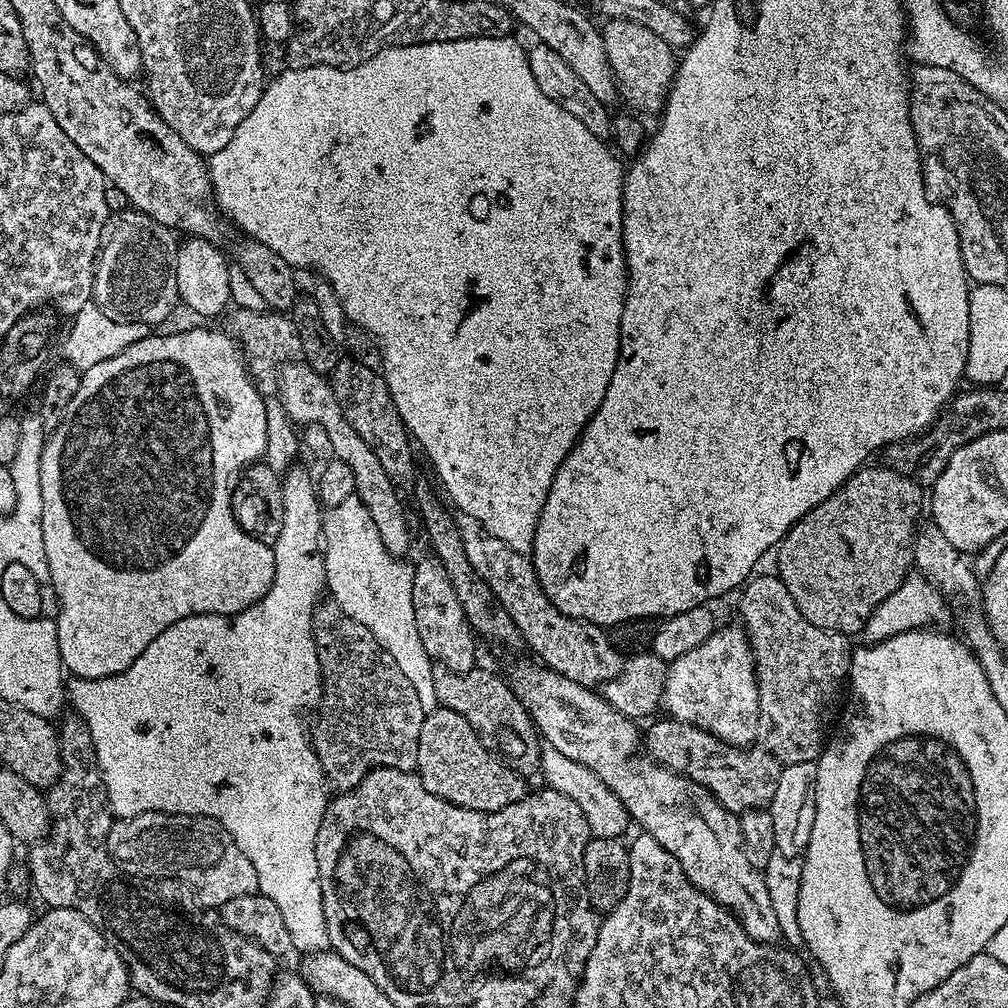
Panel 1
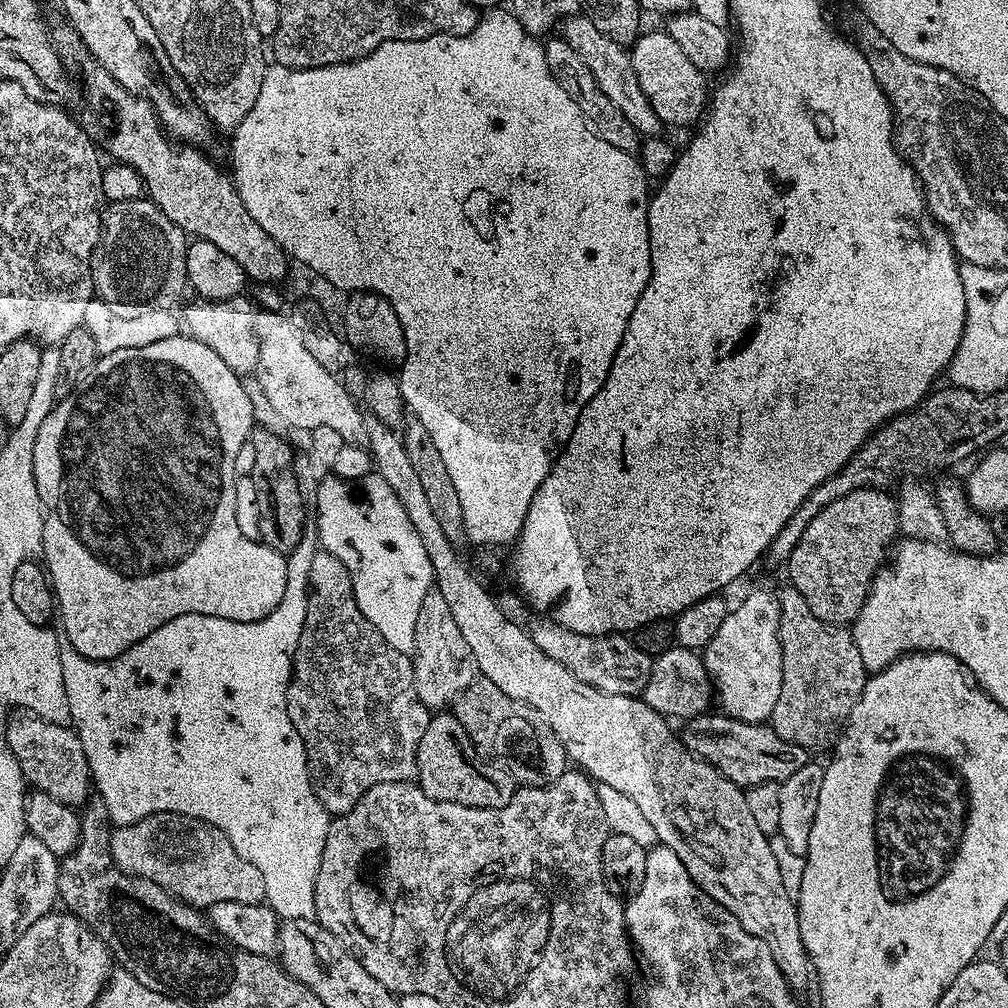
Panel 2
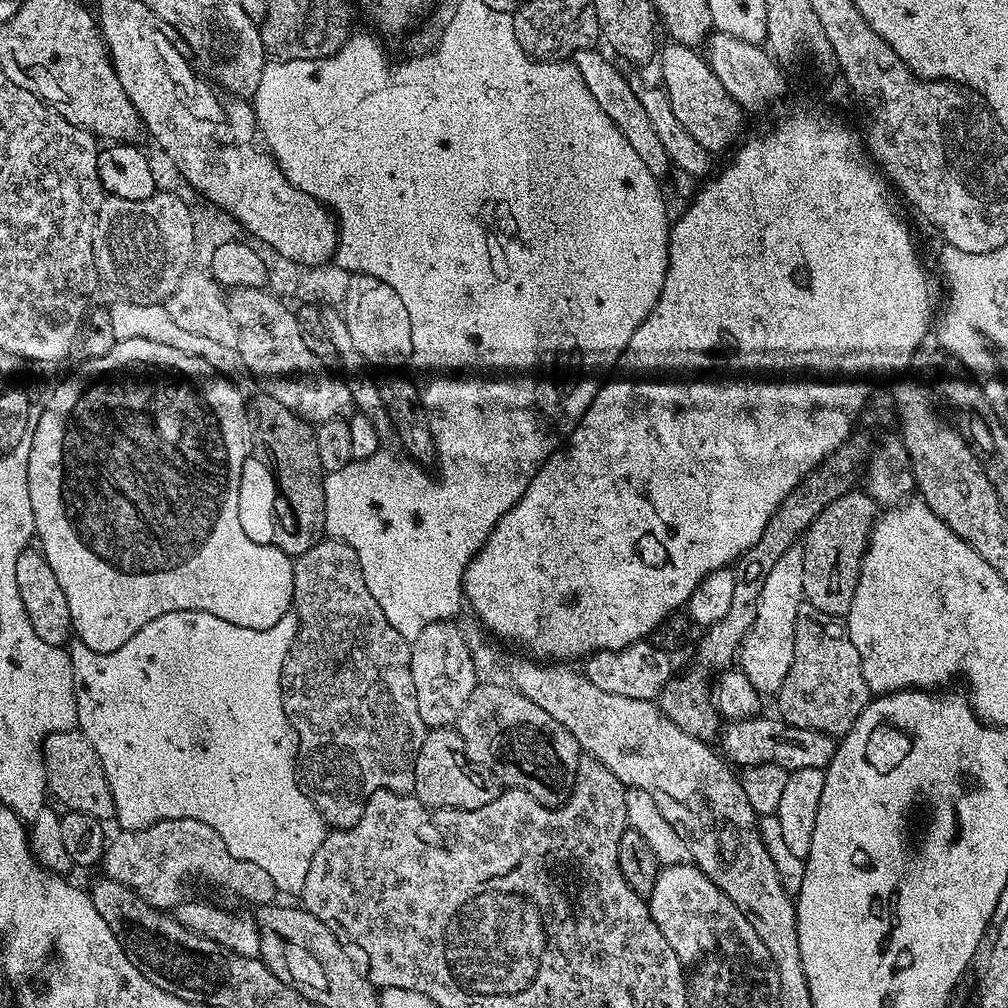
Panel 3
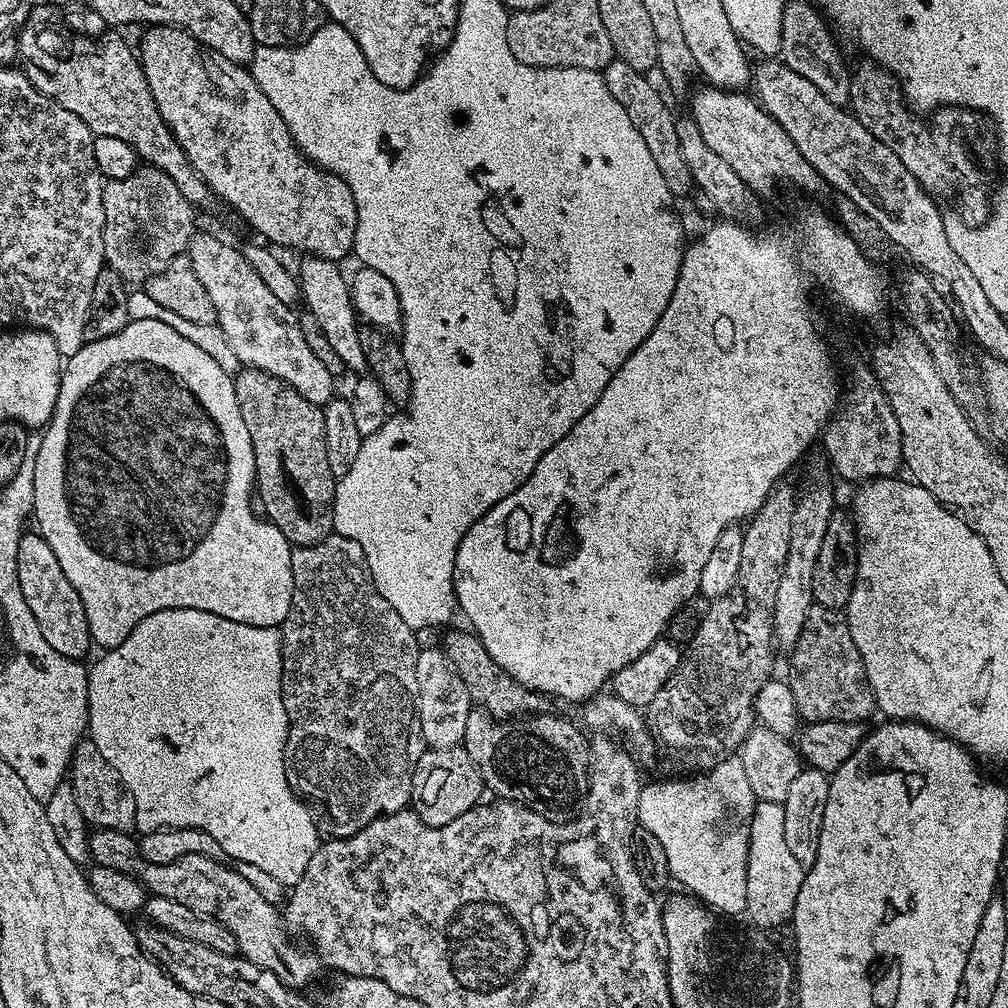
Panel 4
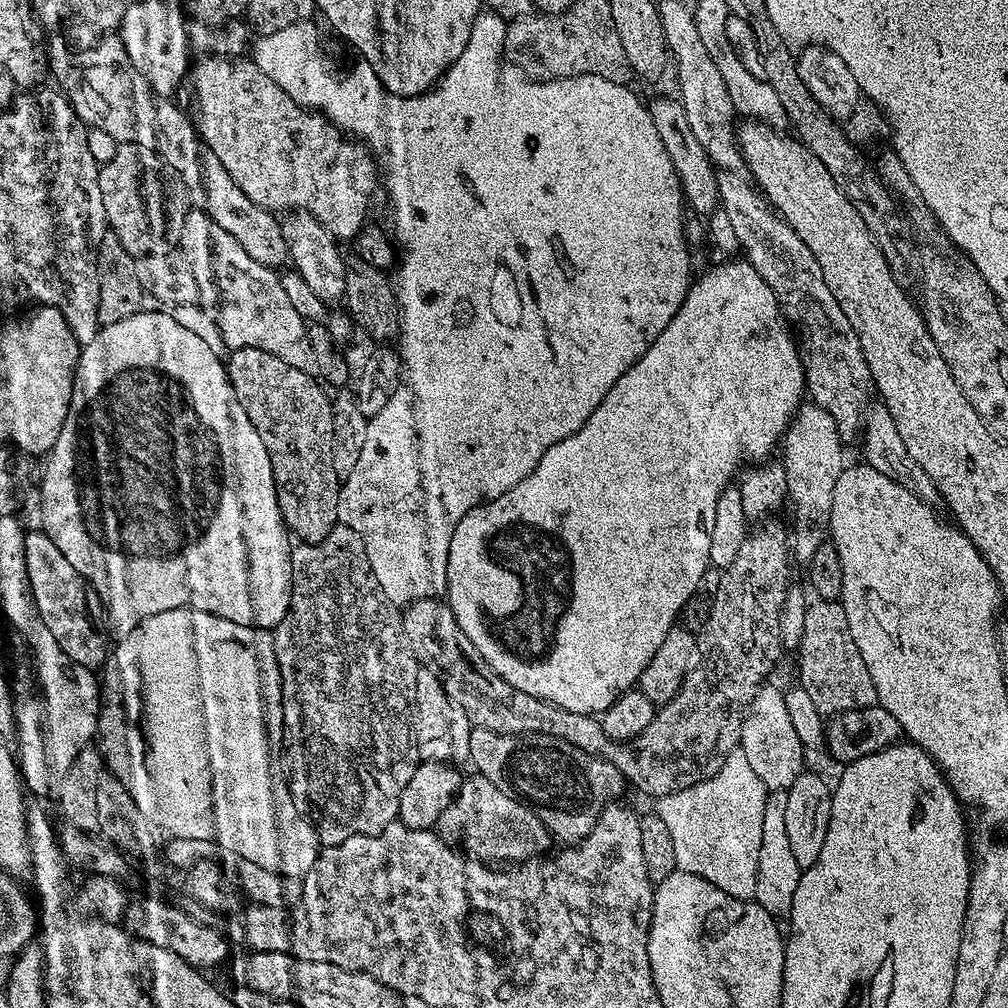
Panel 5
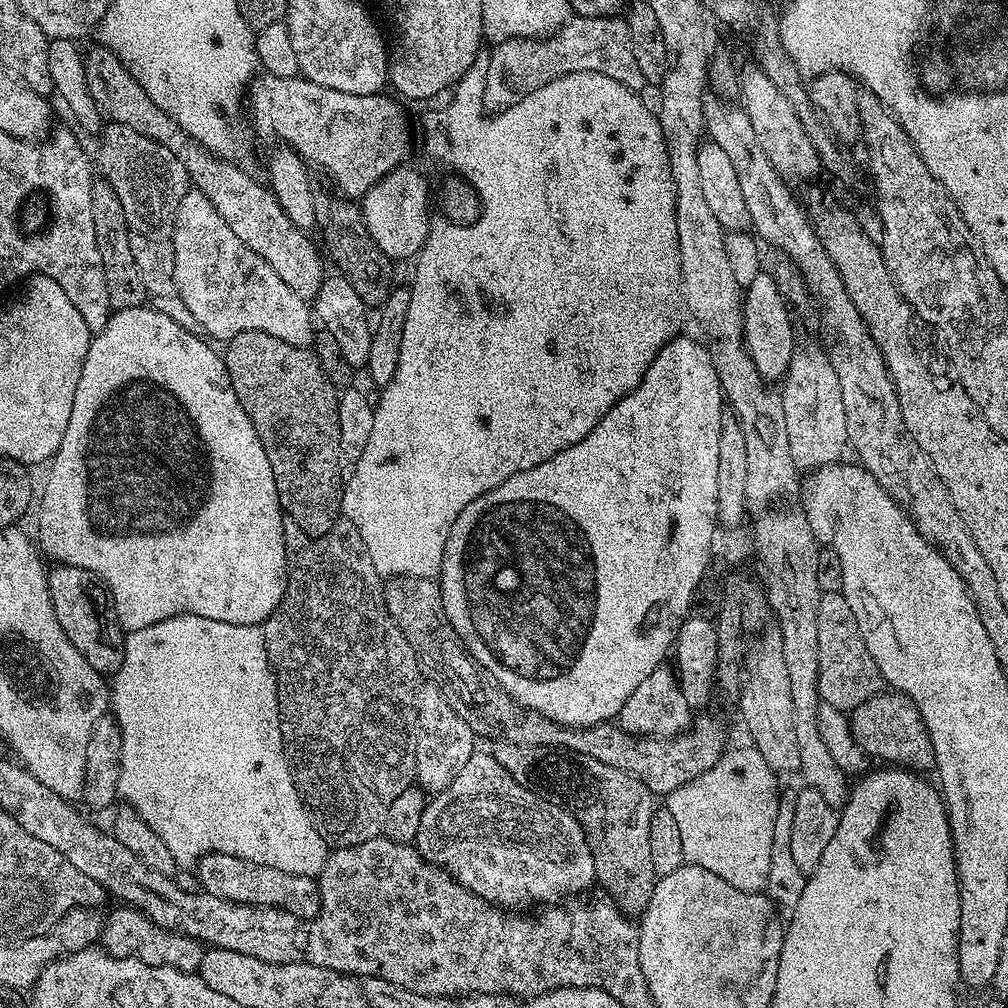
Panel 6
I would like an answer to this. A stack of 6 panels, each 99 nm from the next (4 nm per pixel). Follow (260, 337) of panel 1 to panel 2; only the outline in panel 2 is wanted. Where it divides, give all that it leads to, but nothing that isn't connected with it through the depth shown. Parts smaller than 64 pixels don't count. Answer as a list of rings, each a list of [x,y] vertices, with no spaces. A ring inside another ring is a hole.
[[[241,294],[230,297],[228,300],[194,299],[193,304],[185,303],[184,316],[182,312],[182,324],[186,327],[187,335],[192,339],[210,346],[230,370],[243,378],[255,373],[258,366],[258,334],[256,333],[257,309],[247,300],[247,295]]]

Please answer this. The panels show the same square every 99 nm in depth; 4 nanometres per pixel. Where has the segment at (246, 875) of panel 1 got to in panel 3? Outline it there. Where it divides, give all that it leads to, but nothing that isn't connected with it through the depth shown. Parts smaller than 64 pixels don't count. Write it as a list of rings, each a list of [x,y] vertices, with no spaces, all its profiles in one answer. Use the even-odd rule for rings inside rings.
[[[170,818],[146,826],[142,830],[133,832],[120,830],[117,833],[113,840],[111,837],[110,843],[104,850],[103,875],[134,890],[134,894],[141,896],[150,906],[161,910],[175,909],[176,905],[185,899],[184,887],[187,886],[188,879],[200,875],[209,876],[218,887],[225,888],[226,891],[233,892],[244,900],[249,900],[252,906],[271,904],[277,899],[278,893],[274,881],[270,879],[270,874],[266,874],[266,870],[261,870],[259,866],[254,866],[254,862],[246,862],[242,858],[231,856],[222,841],[210,838],[206,822],[194,822],[194,818]]]

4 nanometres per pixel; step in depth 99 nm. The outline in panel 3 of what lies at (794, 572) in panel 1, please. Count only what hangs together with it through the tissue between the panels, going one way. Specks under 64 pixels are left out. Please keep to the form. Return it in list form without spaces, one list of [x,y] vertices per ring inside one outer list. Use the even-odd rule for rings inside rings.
[[[853,490],[830,502],[830,506],[815,516],[812,525],[803,534],[802,590],[805,601],[822,614],[847,617],[850,602],[854,602],[862,558],[868,548],[868,535],[872,533],[877,515],[876,501],[863,490]]]

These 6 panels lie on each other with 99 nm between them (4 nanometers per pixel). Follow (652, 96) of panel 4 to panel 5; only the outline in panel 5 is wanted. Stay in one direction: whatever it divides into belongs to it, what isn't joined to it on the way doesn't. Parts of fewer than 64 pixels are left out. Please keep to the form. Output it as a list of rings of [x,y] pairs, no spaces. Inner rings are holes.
[[[660,96],[653,104],[647,105],[647,110],[652,115],[655,129],[658,130],[658,138],[662,138],[662,146],[666,146],[666,154],[670,154],[670,162],[680,179],[680,190],[689,209],[703,214],[711,214],[717,211],[720,203],[718,194],[718,182],[716,181],[717,169],[706,150],[702,150],[702,142],[694,138],[690,126],[686,122],[686,114],[679,99],[668,96]]]

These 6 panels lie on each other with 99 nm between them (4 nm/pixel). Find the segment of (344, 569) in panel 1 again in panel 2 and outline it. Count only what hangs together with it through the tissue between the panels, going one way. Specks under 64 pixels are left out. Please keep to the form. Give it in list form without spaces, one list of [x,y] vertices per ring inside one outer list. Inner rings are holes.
[[[369,474],[359,480],[336,479],[336,492],[344,492],[344,504],[336,504],[336,512],[332,512],[332,516],[314,516],[314,531],[318,537],[319,547],[323,551],[334,554],[334,558],[338,558],[338,562],[342,562],[342,566],[346,566],[346,570],[352,579],[354,598],[358,602],[362,614],[366,614],[366,618],[374,626],[374,630],[378,630],[378,634],[382,634],[382,638],[386,638],[386,642],[390,642],[390,646],[394,646],[394,650],[409,654],[415,653],[414,622],[418,622],[418,610],[422,610],[422,600],[434,588],[434,575],[430,558],[426,554],[426,546],[422,544],[422,538],[418,538],[418,530],[414,530],[398,494],[390,488],[390,482],[386,482],[379,474]]]

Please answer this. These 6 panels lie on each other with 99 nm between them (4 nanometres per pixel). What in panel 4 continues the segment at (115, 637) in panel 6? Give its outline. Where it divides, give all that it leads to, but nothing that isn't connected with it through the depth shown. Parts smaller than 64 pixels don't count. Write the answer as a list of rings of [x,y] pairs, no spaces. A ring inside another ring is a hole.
[[[24,530],[20,533],[15,587],[22,590],[22,598],[26,598],[26,606],[30,606],[38,622],[38,630],[42,630],[42,638],[46,638],[46,642],[50,642],[50,646],[54,646],[58,654],[71,660],[83,661],[93,643],[82,598],[78,598],[78,590],[70,586],[70,578],[66,578],[58,557],[54,550],[50,550],[50,542],[46,542],[39,531],[31,531]]]

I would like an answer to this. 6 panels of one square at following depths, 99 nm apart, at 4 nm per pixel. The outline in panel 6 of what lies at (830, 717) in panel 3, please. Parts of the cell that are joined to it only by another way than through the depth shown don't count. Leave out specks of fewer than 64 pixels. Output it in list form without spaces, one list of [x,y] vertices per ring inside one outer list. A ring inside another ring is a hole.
[[[830,592],[820,599],[816,614],[818,636],[818,696],[824,704],[841,710],[851,709],[881,691],[882,677],[870,658],[863,658],[862,641],[856,620],[848,613],[840,592]]]

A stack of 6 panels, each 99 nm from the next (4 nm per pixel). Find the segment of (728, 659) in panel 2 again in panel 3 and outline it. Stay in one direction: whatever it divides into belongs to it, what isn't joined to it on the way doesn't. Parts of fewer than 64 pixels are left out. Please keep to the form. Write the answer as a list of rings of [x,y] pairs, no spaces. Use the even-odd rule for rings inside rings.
[[[793,546],[770,569],[770,575],[767,576],[762,594],[758,598],[756,617],[740,644],[738,668],[760,694],[779,693],[786,674],[790,674],[790,662],[794,662],[796,619],[800,605],[805,603],[802,590],[803,557],[803,547]]]

